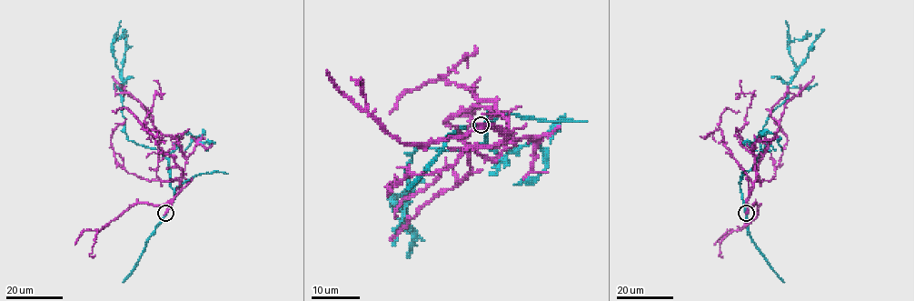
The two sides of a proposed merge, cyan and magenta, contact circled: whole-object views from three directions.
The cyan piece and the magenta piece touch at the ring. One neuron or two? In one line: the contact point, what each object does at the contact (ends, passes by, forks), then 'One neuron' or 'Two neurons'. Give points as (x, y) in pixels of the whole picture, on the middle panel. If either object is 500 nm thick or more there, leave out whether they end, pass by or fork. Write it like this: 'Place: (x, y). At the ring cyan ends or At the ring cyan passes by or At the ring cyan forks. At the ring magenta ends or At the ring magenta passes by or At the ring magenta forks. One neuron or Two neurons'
Place: (481, 125). Two neurons

